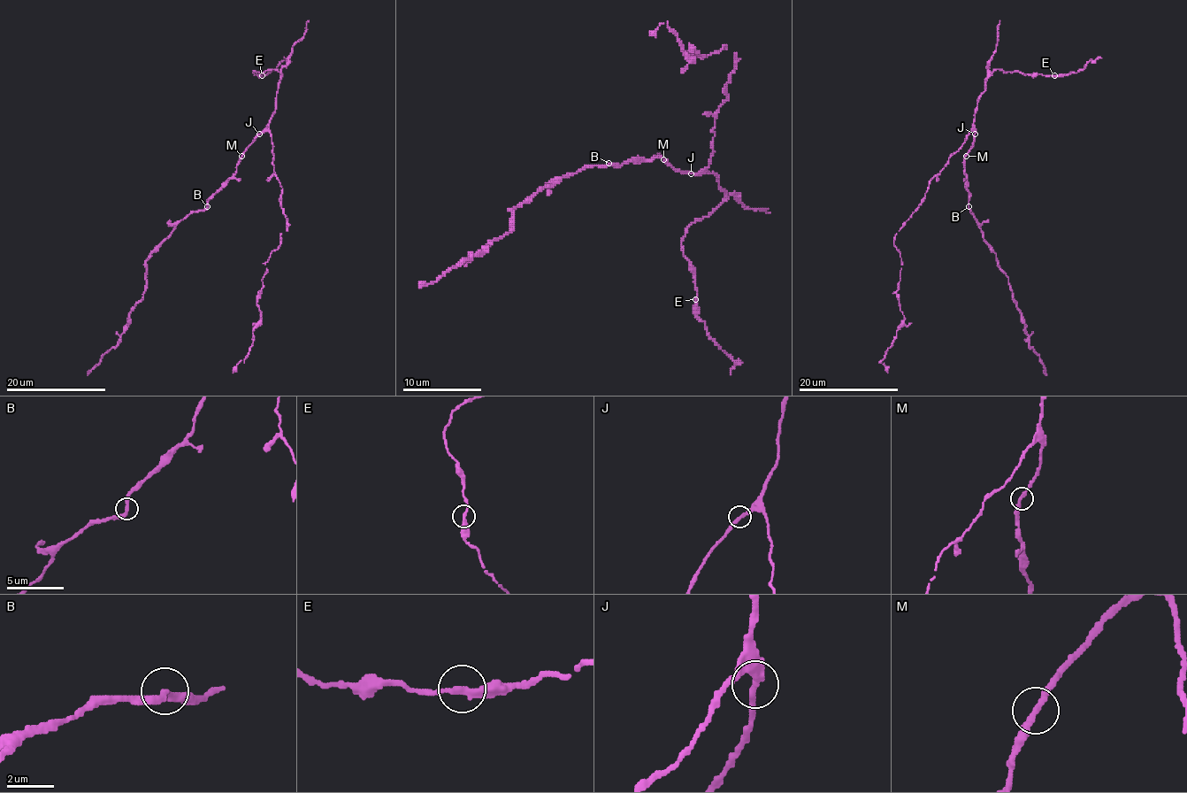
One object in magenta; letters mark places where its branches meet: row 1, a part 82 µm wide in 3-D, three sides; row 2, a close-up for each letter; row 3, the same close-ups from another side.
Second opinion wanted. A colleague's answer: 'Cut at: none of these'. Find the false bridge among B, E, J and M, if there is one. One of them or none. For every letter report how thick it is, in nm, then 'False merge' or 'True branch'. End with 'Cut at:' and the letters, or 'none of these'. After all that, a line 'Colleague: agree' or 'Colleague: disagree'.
B: Thickness 300 nm. True branch
E: Thickness 280 nm. True branch
J: Thickness 280 nm. True branch
M: Thickness 280 nm. True branch
Cut at: none of these
Colleague: agree

